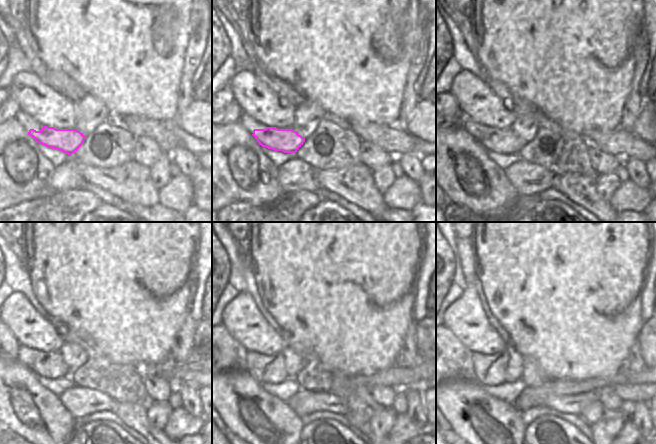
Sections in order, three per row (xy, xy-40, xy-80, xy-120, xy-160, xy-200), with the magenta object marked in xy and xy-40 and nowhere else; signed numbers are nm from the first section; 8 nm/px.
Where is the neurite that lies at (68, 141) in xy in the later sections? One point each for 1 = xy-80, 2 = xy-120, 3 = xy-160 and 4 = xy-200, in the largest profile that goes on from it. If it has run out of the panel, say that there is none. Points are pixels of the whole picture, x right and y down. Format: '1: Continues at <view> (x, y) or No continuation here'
1: Continues at xy-80 (512, 143)
2: Continues at xy-120 (41, 367)
3: Continues at xy-160 (265, 369)
4: Continues at xy-200 (489, 369).

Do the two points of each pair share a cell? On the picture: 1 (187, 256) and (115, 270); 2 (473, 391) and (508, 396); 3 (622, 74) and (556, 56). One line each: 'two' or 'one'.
1: one
2: two
3: one

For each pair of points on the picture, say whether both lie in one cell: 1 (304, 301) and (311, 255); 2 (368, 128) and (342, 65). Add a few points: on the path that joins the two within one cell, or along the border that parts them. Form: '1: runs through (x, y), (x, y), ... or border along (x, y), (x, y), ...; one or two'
1: runs through (311, 290), (311, 266); one
2: border along (341, 121), (367, 121), (388, 125); two

